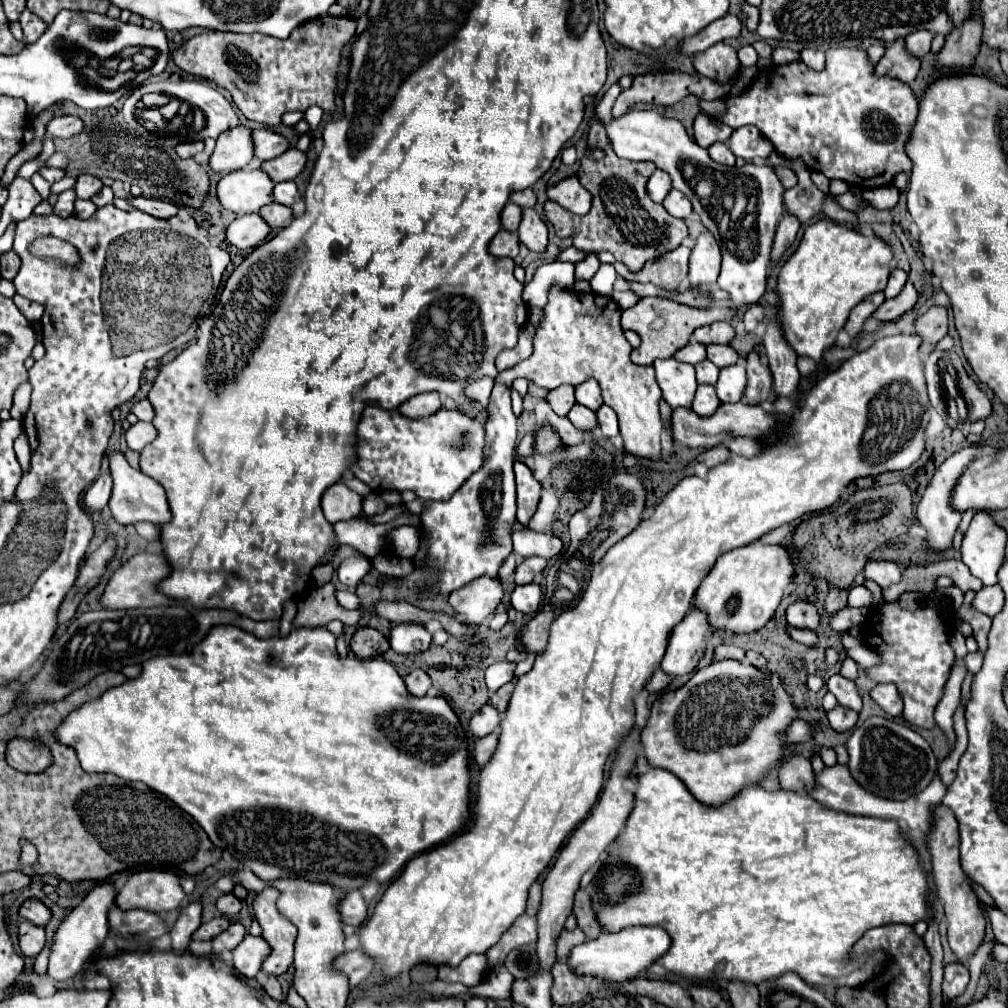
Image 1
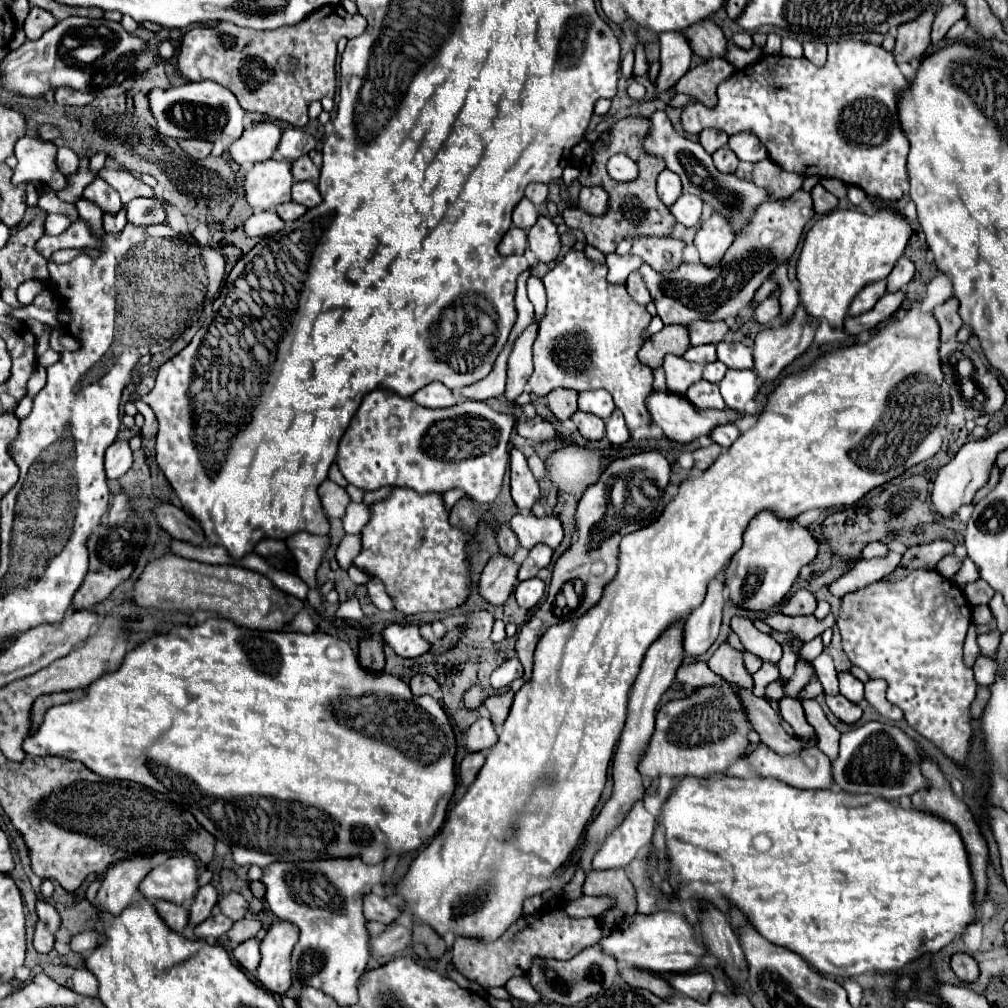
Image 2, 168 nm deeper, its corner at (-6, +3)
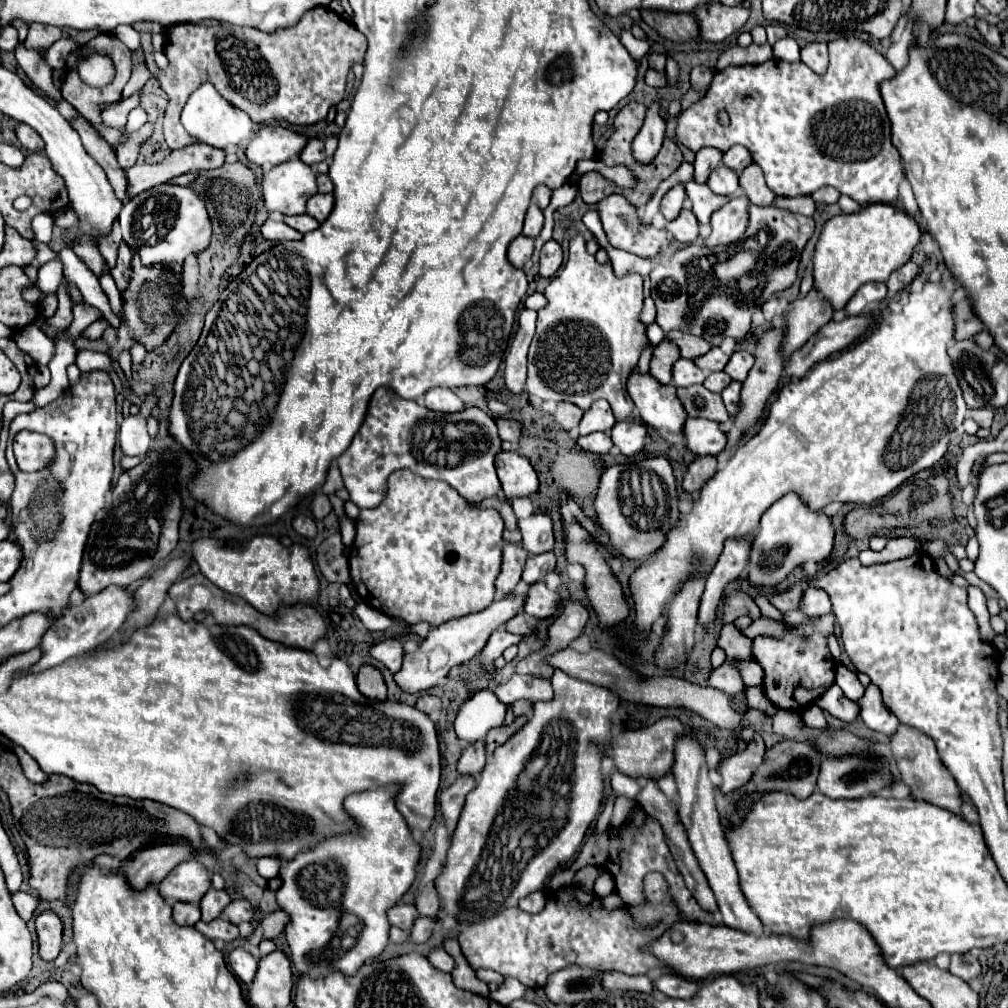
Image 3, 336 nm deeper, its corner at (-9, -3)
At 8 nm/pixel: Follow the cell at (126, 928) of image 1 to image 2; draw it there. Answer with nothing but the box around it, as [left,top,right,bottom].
[155,901,187,931]

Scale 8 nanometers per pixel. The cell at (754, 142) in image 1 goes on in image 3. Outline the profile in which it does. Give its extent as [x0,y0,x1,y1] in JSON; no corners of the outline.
[722,147,752,173]

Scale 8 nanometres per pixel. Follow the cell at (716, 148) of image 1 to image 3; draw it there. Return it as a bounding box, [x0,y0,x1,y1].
[708,165,738,195]

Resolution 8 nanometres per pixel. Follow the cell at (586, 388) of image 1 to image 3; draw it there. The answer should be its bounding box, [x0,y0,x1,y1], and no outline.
[578,399,614,435]

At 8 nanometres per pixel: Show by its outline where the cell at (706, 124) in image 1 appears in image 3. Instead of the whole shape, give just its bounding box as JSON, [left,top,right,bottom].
[694,147,722,183]

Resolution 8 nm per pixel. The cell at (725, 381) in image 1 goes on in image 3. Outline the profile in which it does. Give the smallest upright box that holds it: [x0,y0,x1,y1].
[722,381,742,415]

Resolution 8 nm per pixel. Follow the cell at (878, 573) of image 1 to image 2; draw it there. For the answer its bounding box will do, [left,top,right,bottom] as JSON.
[861,541,889,559]

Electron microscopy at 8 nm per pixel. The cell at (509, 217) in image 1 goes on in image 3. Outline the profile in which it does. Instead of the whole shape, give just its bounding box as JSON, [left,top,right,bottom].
[522,203,544,239]

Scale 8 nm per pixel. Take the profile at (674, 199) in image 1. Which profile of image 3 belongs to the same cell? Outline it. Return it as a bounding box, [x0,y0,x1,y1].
[666,209,698,243]

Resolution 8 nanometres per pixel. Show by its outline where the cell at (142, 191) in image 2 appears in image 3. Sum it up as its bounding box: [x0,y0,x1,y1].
[70,115,126,199]

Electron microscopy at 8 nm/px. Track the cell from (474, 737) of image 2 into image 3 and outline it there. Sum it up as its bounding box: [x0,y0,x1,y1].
[458,741,486,775]

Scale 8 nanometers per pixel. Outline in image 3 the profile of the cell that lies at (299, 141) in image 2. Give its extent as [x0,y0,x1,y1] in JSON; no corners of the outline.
[300,139,326,165]

